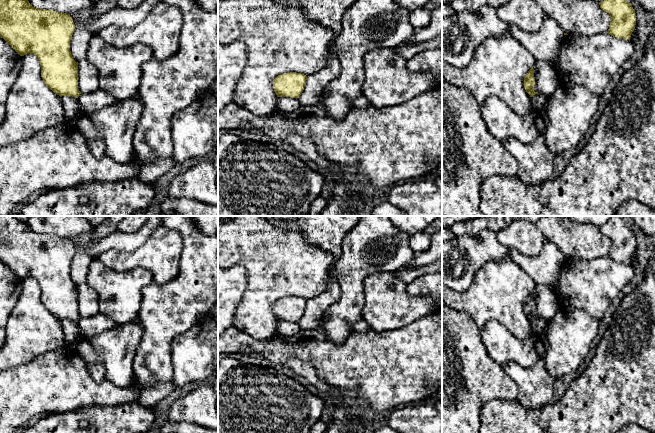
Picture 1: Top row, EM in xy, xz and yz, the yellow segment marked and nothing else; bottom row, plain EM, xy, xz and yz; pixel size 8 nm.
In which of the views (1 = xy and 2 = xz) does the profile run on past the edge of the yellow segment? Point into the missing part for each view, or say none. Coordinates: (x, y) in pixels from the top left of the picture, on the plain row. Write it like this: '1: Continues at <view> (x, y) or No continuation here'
1: No continuation here
2: No continuation here

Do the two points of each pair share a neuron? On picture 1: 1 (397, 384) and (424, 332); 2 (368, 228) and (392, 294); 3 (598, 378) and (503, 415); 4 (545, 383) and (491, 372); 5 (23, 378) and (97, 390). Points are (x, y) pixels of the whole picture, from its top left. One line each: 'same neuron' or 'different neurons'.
1: same neuron
2: different neurons
3: same neuron
4: different neurons
5: same neuron

